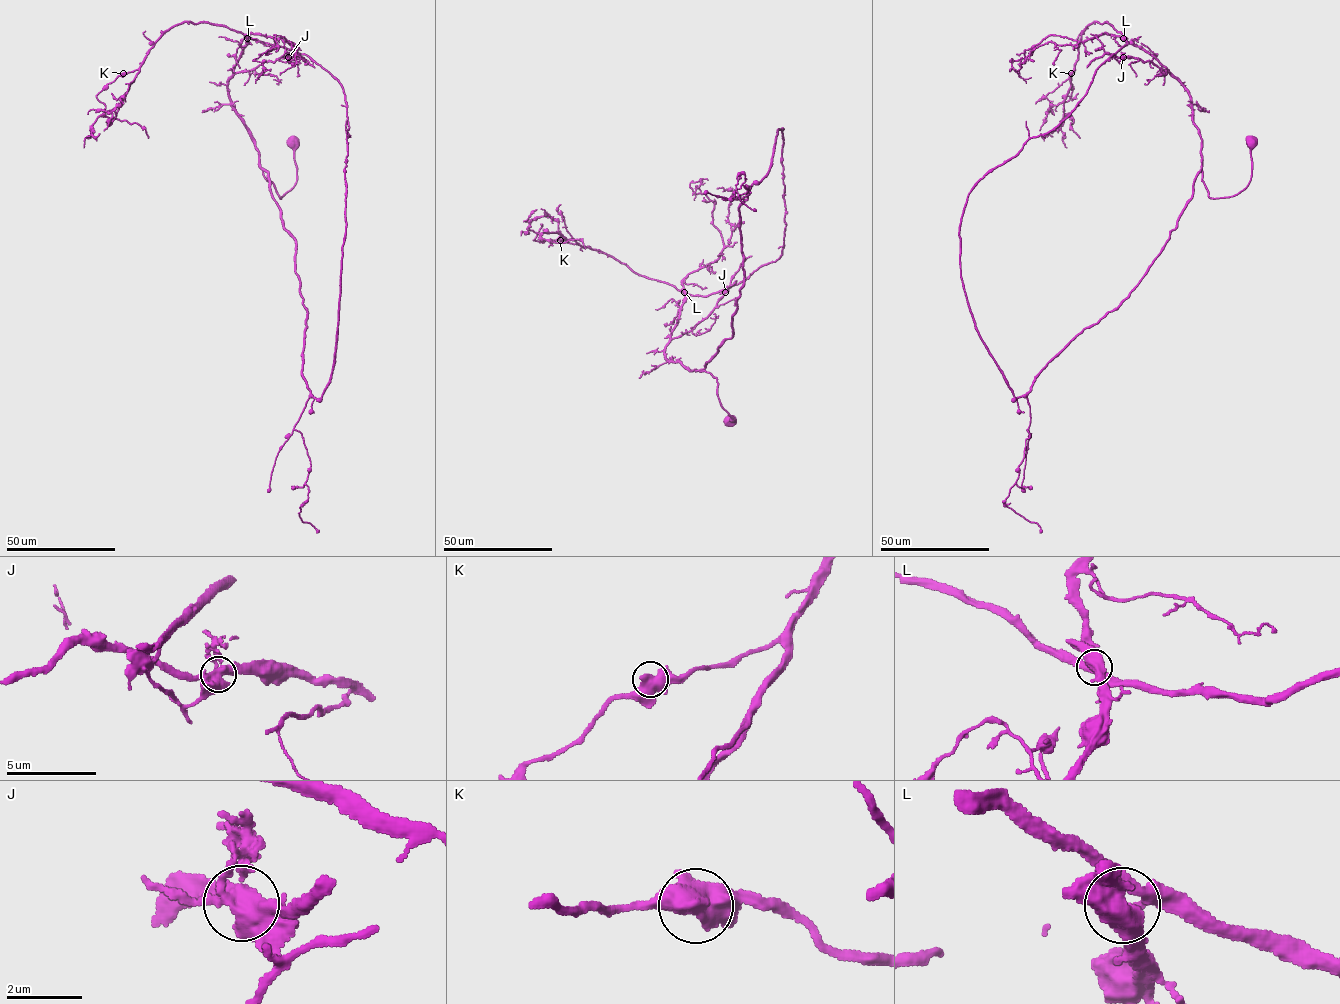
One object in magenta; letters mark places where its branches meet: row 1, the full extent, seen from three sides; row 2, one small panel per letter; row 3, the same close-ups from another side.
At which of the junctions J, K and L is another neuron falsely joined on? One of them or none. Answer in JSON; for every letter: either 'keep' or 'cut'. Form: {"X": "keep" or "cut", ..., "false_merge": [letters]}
{"J": "keep", "K": "keep", "L": "keep", "false_merge": []}

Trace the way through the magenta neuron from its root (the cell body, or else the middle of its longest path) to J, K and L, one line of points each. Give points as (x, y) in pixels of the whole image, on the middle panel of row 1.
J: (730, 421), (733, 419), (721, 405), (716, 378), (668, 360), (665, 353), (668, 343), (704, 320), (725, 292)
K: (730, 421), (733, 419), (721, 405), (716, 378), (666, 357), (685, 293), (639, 275), (599, 251), (560, 240)
L: (730, 421), (733, 419), (721, 405), (716, 378), (666, 357), (666, 345), (678, 322), (684, 292)

